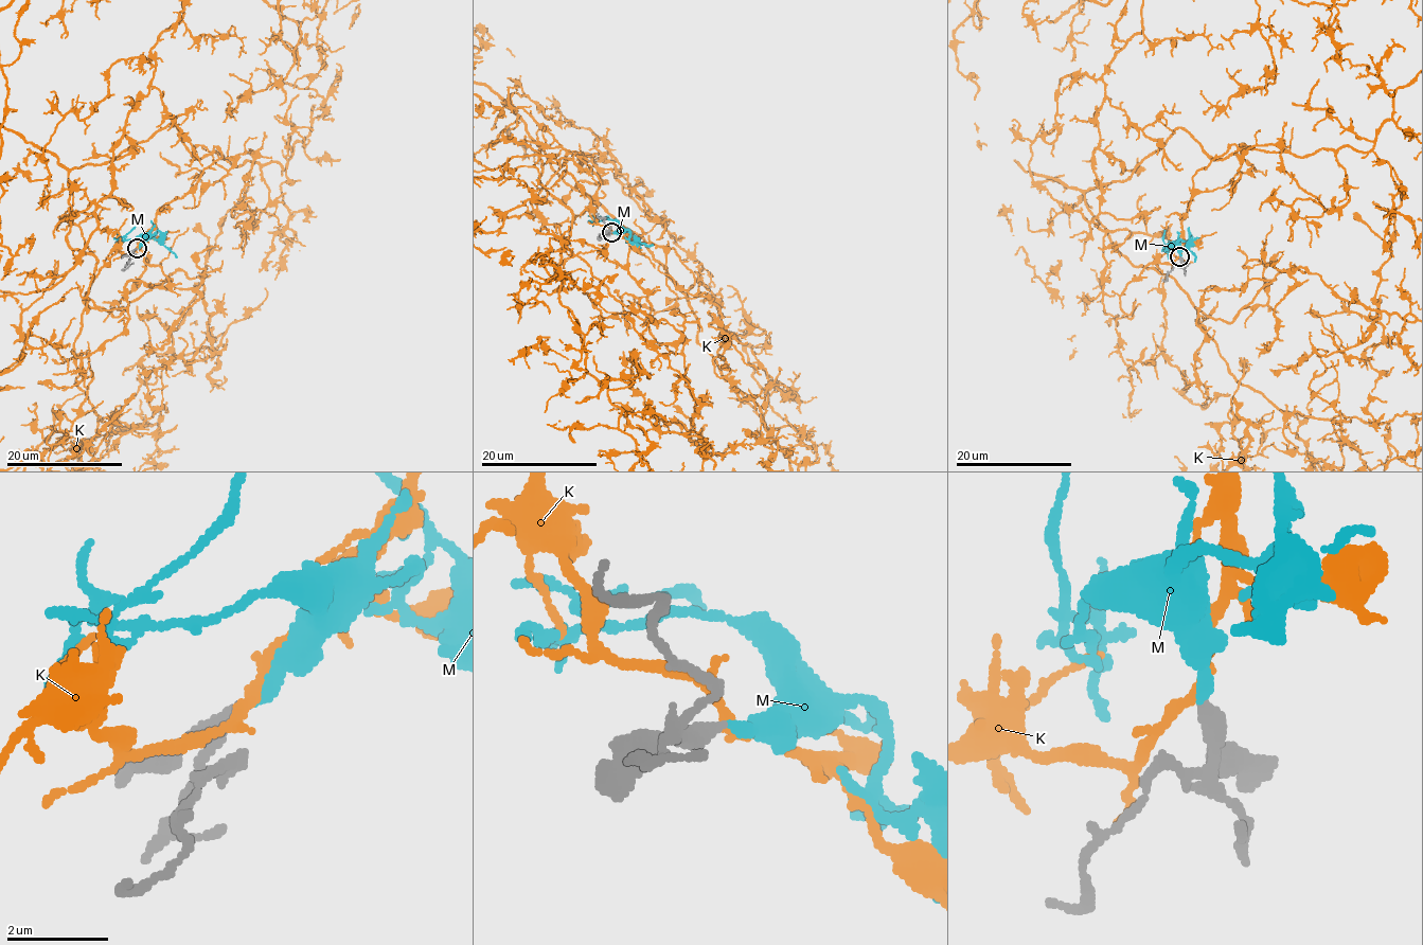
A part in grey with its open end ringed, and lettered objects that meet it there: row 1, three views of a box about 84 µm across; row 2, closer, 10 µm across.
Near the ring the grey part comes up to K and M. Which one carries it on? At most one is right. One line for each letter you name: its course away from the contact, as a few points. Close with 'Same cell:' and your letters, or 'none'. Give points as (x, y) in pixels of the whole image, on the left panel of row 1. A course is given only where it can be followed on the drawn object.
M: course (137, 248), (155, 233), (156, 238), (177, 257)
Same cell: M

